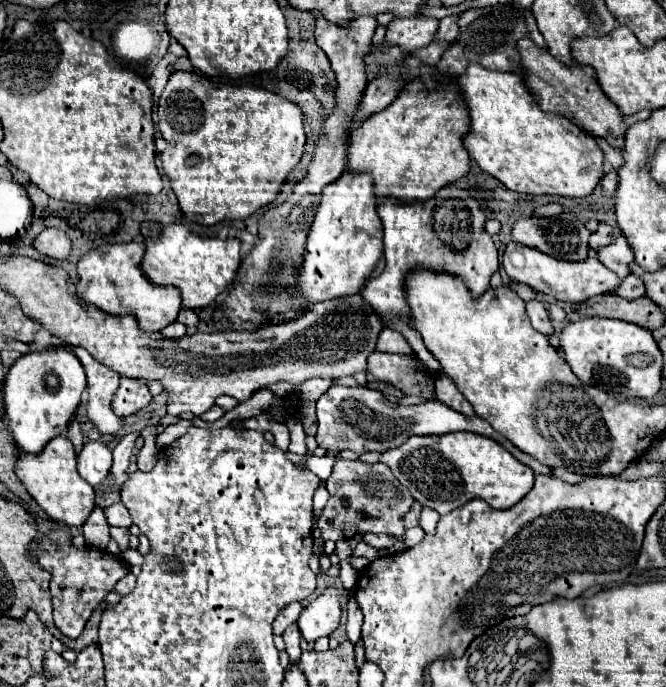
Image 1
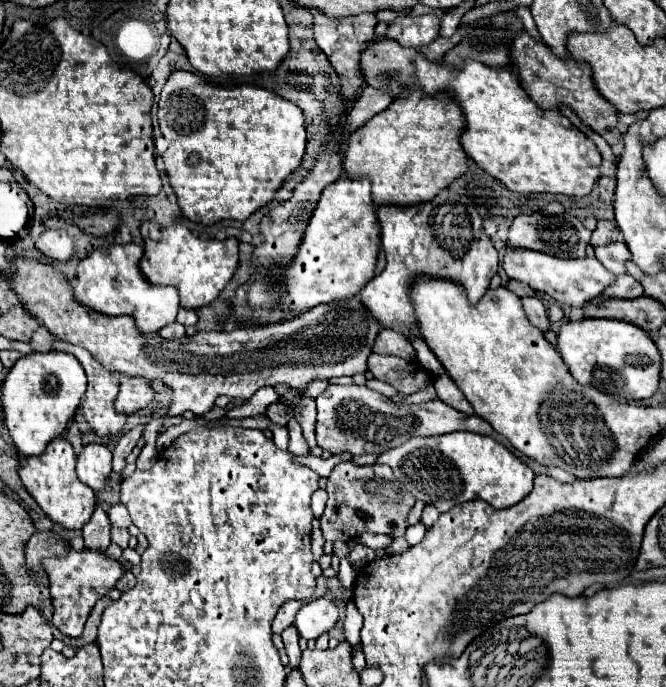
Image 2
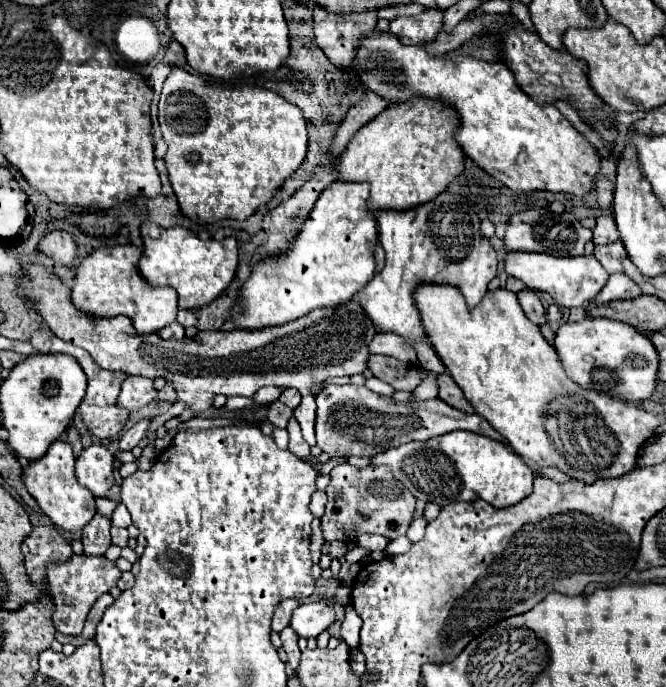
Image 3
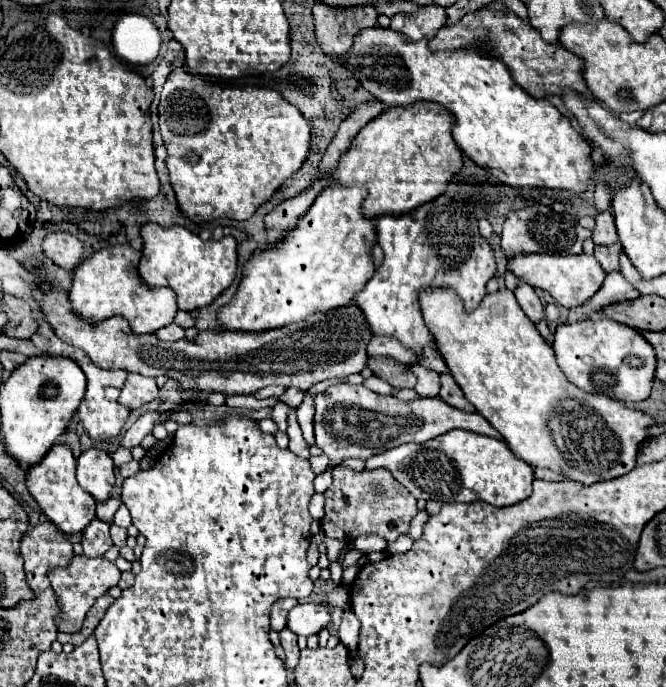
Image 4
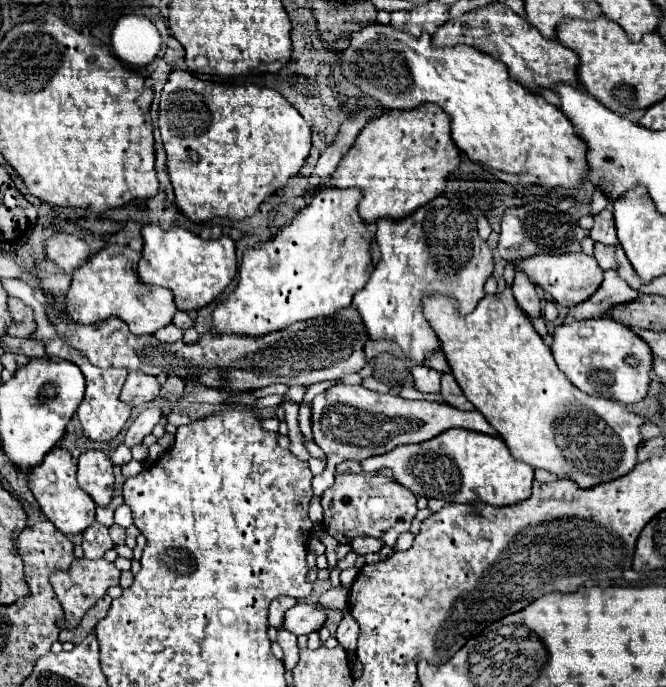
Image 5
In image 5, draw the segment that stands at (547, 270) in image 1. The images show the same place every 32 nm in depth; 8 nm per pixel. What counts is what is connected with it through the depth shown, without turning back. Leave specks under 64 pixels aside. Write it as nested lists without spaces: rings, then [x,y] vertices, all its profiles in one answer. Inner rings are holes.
[[[584,252],[558,254],[558,256],[542,254],[542,256],[532,256],[528,260],[520,260],[514,264],[522,272],[526,272],[534,284],[542,286],[558,304],[562,304],[566,308],[572,308],[572,306],[588,300],[602,282],[602,268],[598,266],[598,262],[592,256],[586,256]]]

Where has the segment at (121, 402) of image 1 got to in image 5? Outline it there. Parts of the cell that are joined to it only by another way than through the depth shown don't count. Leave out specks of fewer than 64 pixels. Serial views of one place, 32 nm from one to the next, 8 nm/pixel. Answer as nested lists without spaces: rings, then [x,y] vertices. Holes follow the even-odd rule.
[[[132,370],[128,372],[128,378],[124,382],[120,400],[132,404],[132,406],[140,406],[144,402],[154,400],[160,394],[160,382],[156,380],[156,376],[144,374],[140,370]]]

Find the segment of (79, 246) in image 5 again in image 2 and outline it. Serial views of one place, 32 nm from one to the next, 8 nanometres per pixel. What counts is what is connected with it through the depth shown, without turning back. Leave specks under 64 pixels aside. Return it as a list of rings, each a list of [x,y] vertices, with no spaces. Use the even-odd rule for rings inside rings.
[[[46,230],[38,238],[36,248],[48,258],[54,258],[58,262],[70,262],[74,256],[74,242],[66,234],[66,230]]]

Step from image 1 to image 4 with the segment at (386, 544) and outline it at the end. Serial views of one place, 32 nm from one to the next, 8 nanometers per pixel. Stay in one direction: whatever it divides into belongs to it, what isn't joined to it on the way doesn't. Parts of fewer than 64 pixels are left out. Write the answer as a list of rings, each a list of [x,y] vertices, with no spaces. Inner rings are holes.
[[[358,536],[352,544],[354,544],[354,550],[358,550],[362,554],[382,552],[386,548],[386,542],[380,536]]]

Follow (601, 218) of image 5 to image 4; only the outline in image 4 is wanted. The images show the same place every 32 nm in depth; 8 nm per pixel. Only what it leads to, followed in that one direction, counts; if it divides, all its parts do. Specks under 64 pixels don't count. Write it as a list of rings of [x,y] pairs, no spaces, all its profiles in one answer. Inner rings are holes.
[[[610,210],[600,212],[596,216],[596,226],[592,230],[592,240],[594,240],[594,244],[614,244],[614,242],[618,242],[614,216],[612,216]]]

